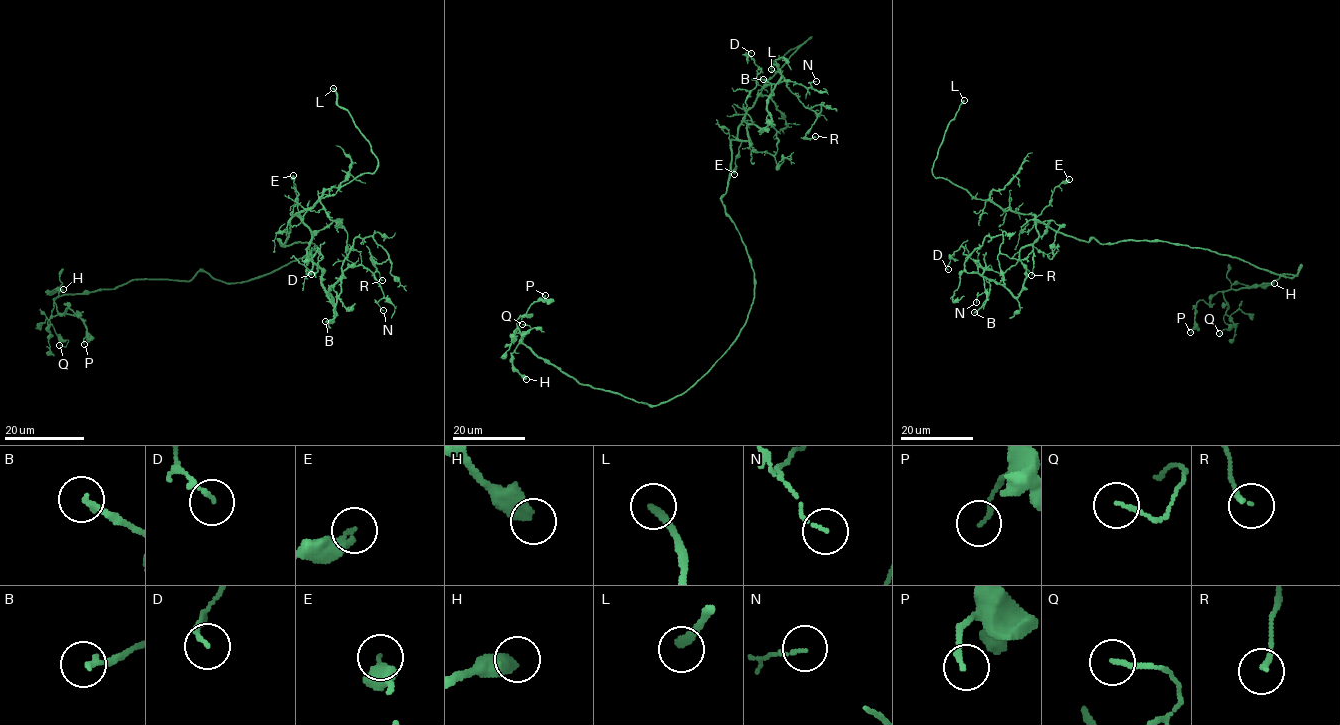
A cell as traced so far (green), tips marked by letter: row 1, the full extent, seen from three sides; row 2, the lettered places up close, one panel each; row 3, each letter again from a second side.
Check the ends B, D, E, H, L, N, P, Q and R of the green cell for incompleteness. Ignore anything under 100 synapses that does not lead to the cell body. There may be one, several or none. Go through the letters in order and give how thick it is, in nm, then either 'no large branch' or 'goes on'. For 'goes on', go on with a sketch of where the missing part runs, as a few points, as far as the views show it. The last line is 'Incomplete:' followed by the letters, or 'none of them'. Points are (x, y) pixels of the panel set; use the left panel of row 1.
B: calibre 190 nm; no large branch
D: calibre 110 nm; no large branch
E: calibre 300 nm; no large branch
H: calibre 480 nm; no large branch
L: calibre 260 nm; goes on; course (333, 88), (314, 65), (317, 54), (288, 12), (289, 6), (286, 7)
N: calibre 80 nm; no large branch
P: calibre 160 nm; no large branch
Q: calibre 130 nm; no large branch
R: calibre 160 nm; no large branch
Incomplete: L

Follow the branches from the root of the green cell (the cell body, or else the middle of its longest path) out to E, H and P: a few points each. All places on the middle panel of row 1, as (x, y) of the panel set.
E: (746, 247), (721, 199), (730, 174), (731, 142), (739, 140), (734, 174)
H: (746, 247), (754, 294), (745, 324), (681, 394), (649, 405), (584, 385), (521, 336), (511, 365), (526, 379)
P: (746, 247), (754, 294), (739, 336), (686, 391), (657, 405), (580, 384), (527, 347), (517, 319), (545, 295)

